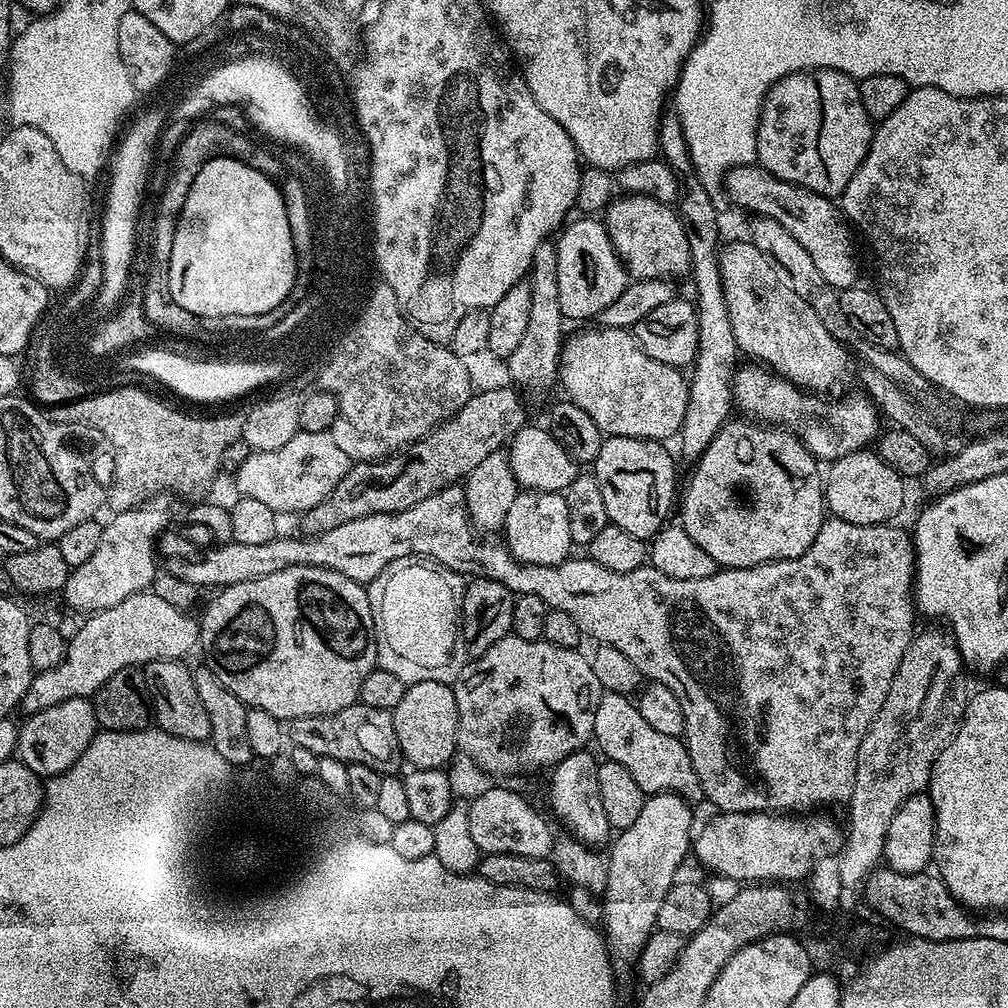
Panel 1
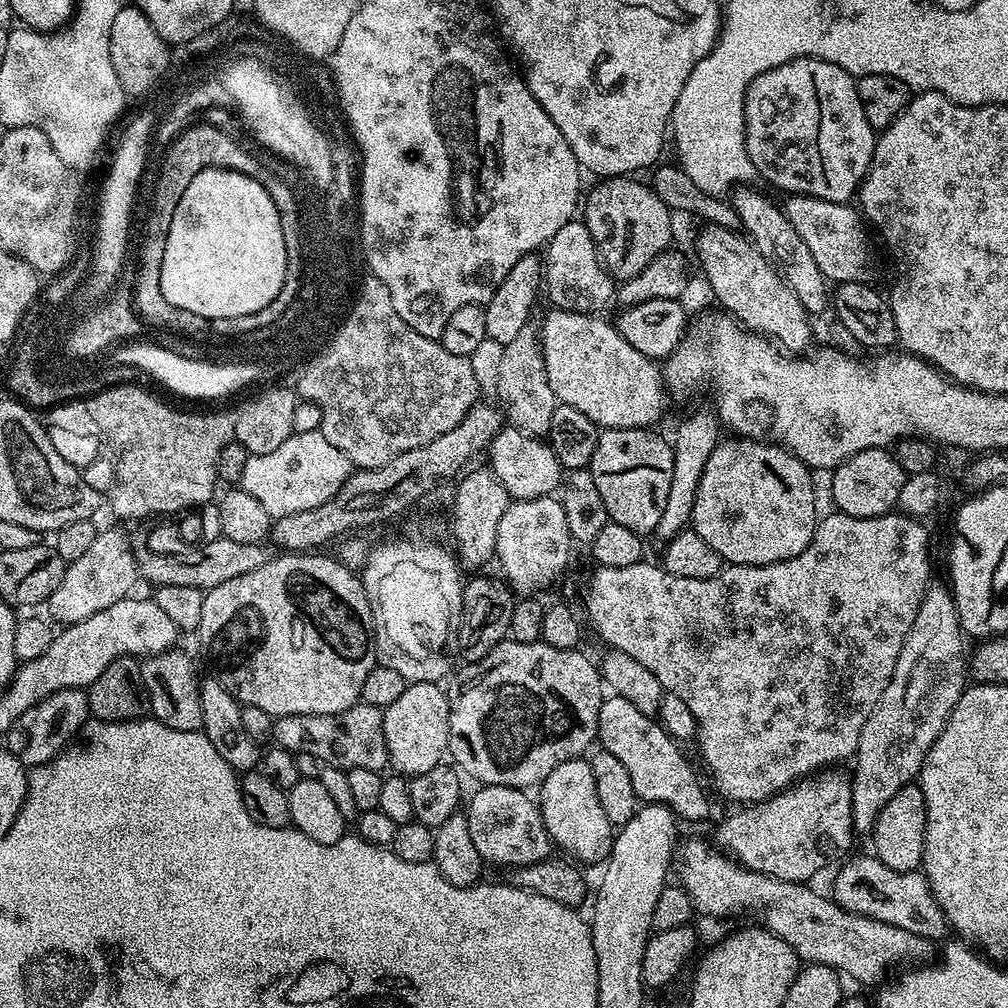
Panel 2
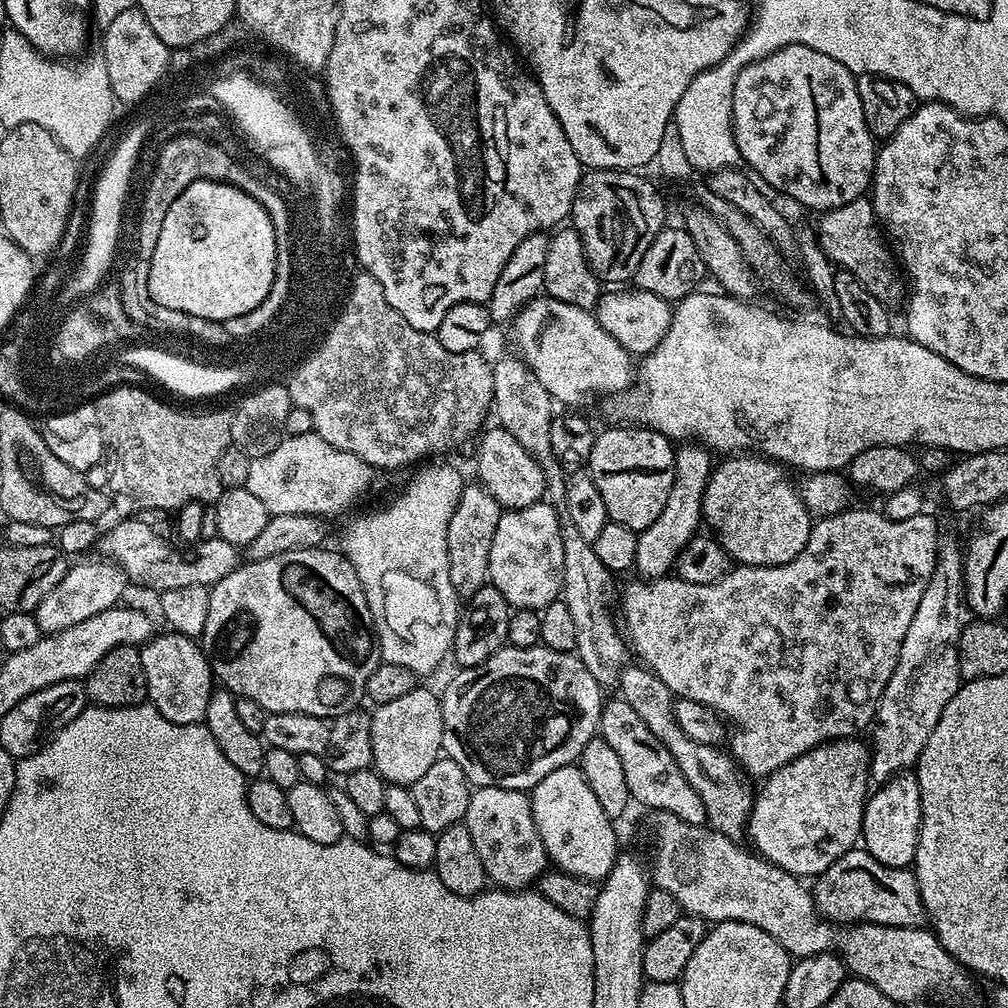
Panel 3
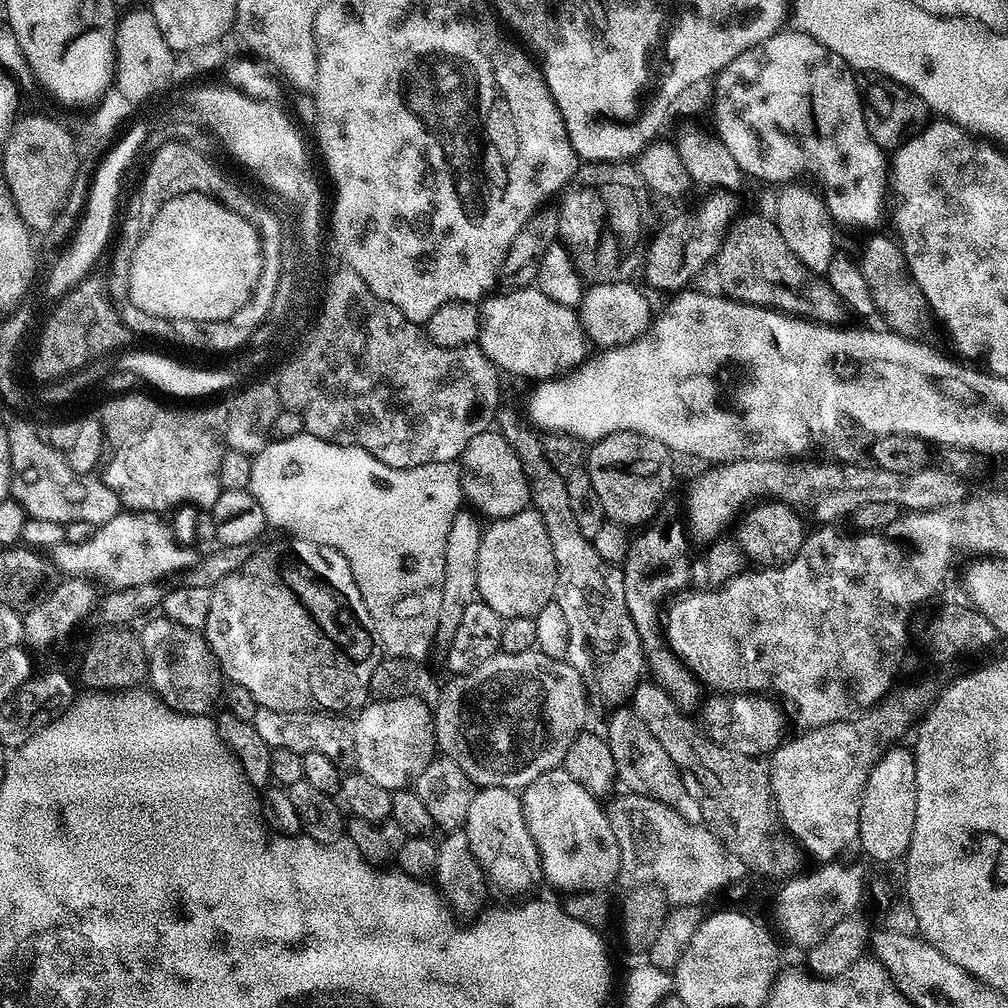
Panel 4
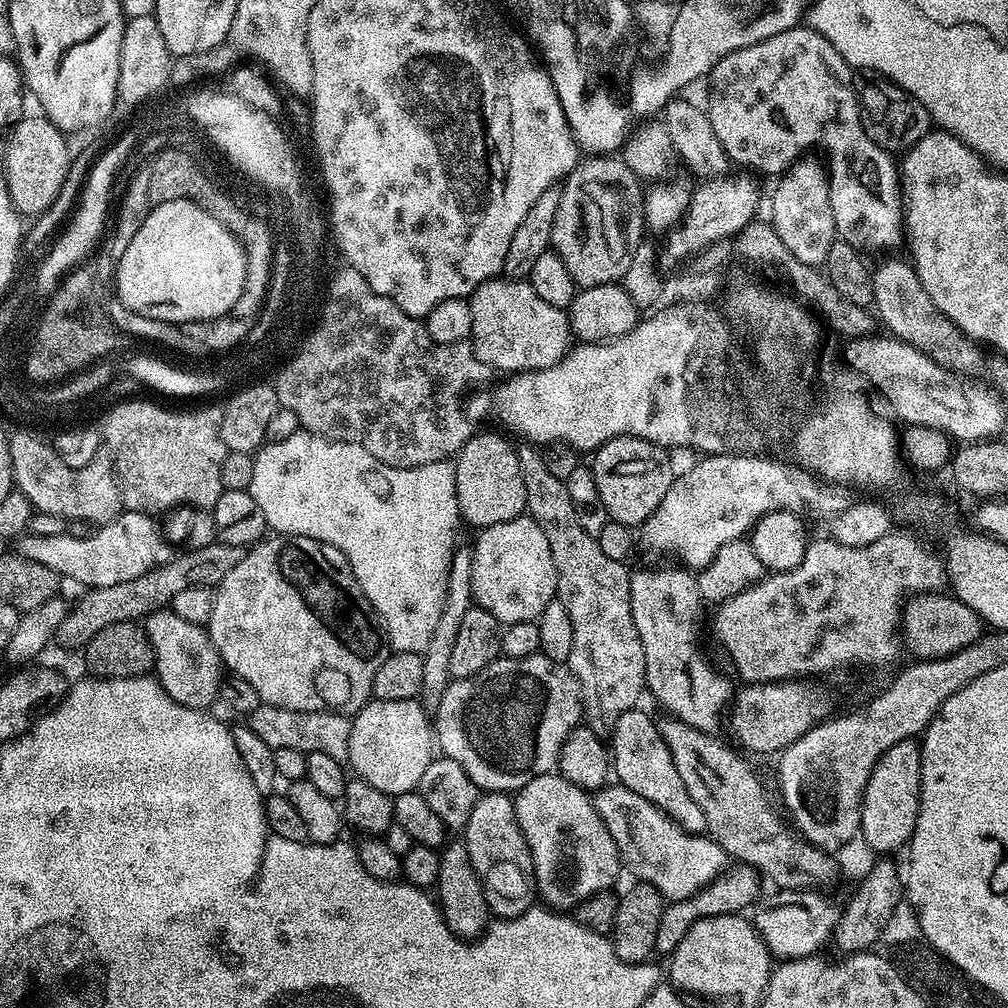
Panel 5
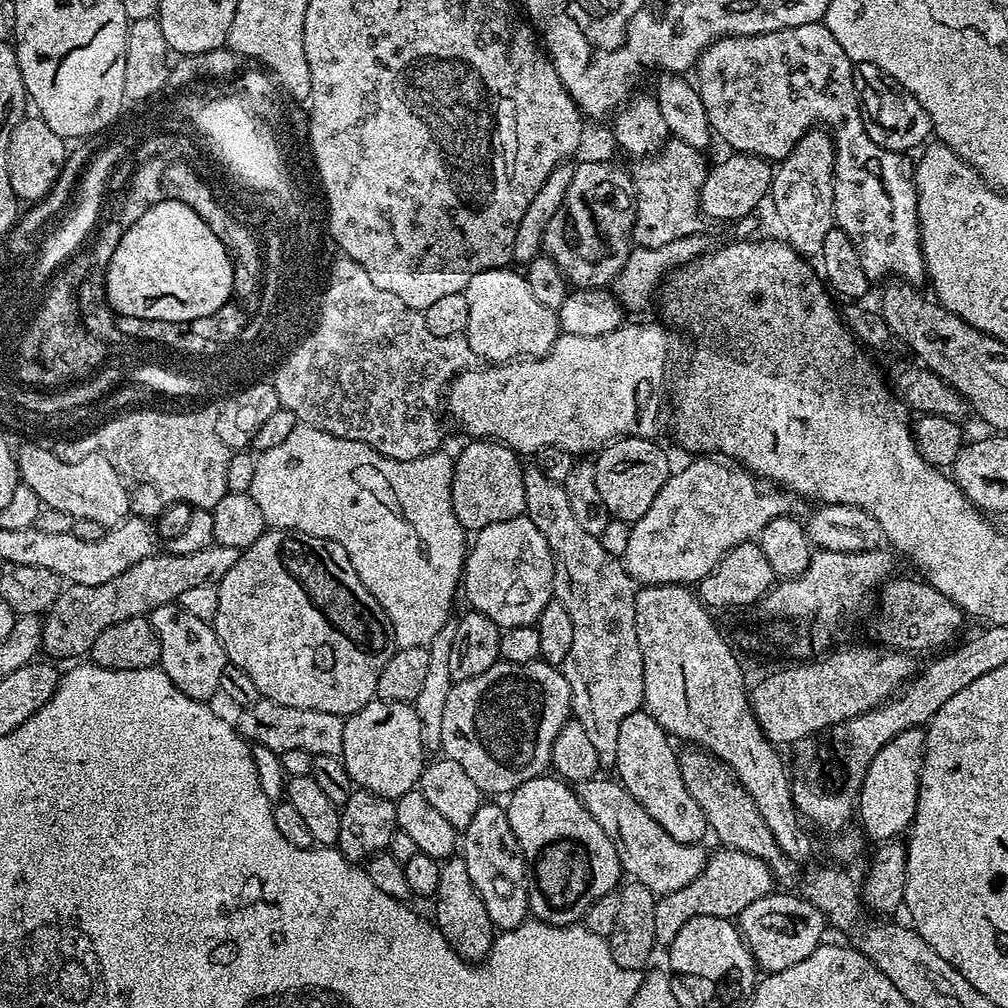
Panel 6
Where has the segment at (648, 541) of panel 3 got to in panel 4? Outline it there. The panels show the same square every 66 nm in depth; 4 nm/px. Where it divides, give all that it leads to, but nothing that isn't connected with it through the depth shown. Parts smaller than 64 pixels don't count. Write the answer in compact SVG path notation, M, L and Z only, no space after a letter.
M672 524L667 529L652 527L645 527L633 535L630 554L622 565L626 582L626 606L630 610L630 618L634 618L634 626L641 641L648 646L656 640L656 619L660 620L662 616L660 603L665 599L664 604L669 598L683 593L690 584L689 537L685 525Z

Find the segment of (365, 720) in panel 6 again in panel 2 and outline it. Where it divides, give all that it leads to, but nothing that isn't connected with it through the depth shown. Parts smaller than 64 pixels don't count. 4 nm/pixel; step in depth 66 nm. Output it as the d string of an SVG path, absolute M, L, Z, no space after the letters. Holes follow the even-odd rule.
M409 683L407 690L388 708L383 709L382 730L386 738L389 765L397 773L411 778L426 774L448 756L450 706L448 693L439 683ZM396 767L396 768L395 768Z

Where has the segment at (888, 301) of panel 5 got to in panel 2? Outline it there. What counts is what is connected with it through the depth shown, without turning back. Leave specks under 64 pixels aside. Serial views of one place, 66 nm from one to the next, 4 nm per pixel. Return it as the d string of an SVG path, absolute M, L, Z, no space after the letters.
M789 195L782 204L783 212L790 220L798 236L806 242L807 249L814 256L818 270L833 285L853 280L859 284L869 283L872 276L872 248L864 233L866 221L851 203L835 204L813 196Z

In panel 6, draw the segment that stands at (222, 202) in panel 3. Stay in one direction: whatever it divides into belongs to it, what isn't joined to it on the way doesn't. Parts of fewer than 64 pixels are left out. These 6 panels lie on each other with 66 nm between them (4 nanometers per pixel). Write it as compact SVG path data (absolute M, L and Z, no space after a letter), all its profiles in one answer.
M162 201L150 207L138 222L125 227L120 241L110 258L104 286L107 305L120 312L132 312L132 316L162 318L172 323L206 318L225 307L236 284L236 272L232 269L234 256L221 242L210 226L198 214L180 201Z

